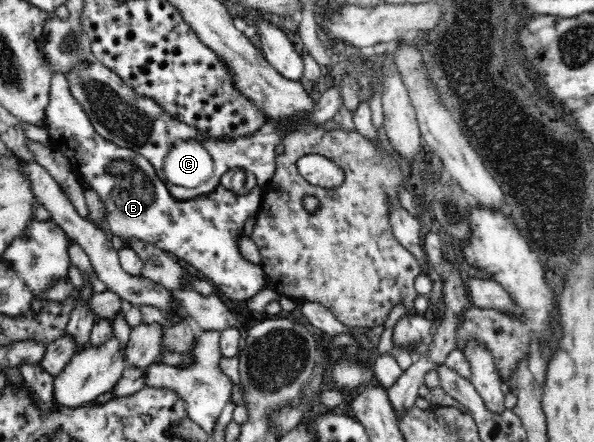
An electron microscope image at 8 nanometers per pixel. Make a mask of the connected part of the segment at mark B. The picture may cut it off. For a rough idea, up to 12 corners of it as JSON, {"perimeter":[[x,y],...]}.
{"perimeter":[[51,74],[48,145],[106,205],[91,221],[146,241],[230,300],[266,287],[238,248],[262,186],[174,199],[141,153],[96,133]]}

